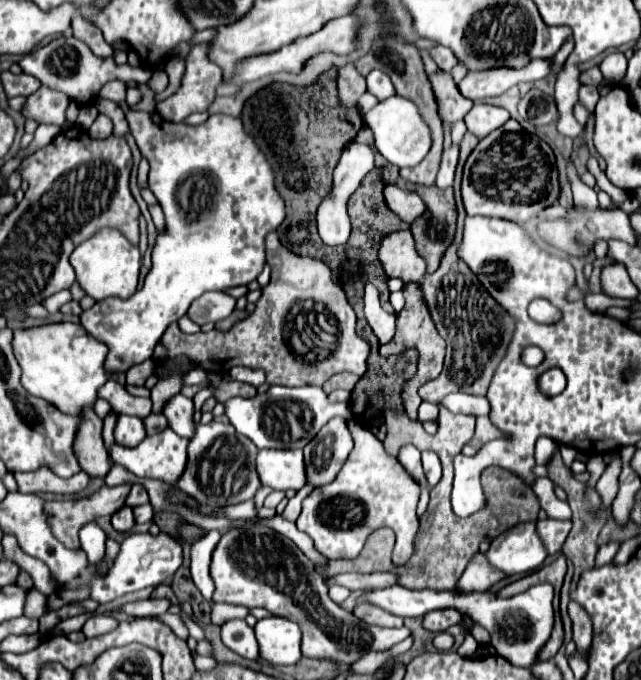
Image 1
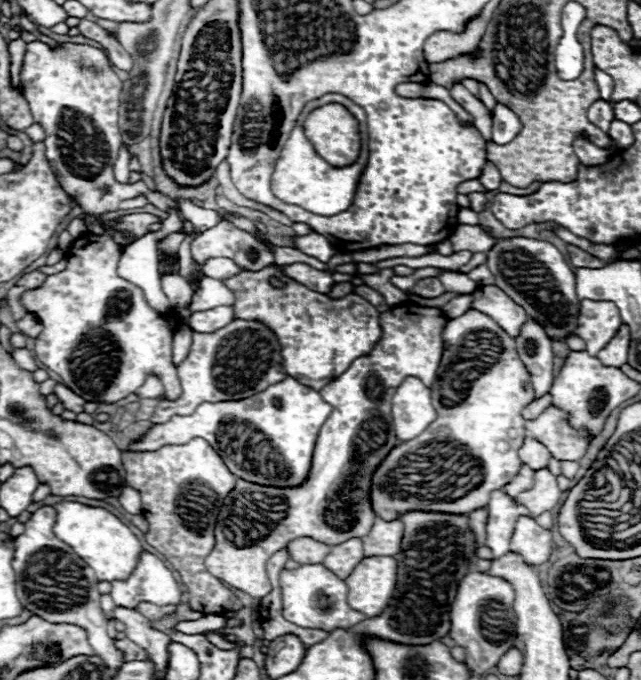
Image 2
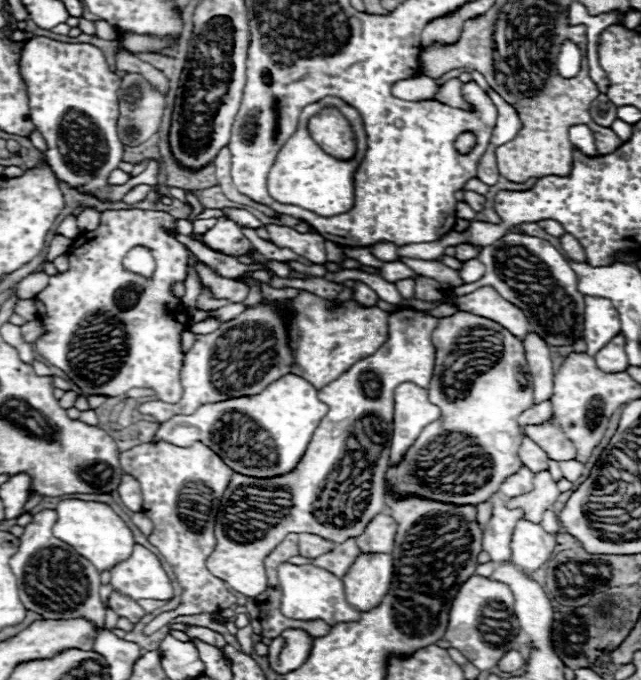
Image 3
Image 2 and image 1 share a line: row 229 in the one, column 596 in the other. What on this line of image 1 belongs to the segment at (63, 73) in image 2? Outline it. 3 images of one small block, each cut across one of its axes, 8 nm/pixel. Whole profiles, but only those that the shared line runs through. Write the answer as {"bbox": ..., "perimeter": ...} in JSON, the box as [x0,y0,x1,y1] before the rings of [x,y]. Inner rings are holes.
{"bbox":[578,86,600,112],"perimeter":[[[580,86],[578,98],[580,98],[580,104],[584,108],[588,108],[590,112],[594,112],[594,106],[596,106],[596,102],[598,102],[600,96],[598,96],[598,90],[594,86]]]}

